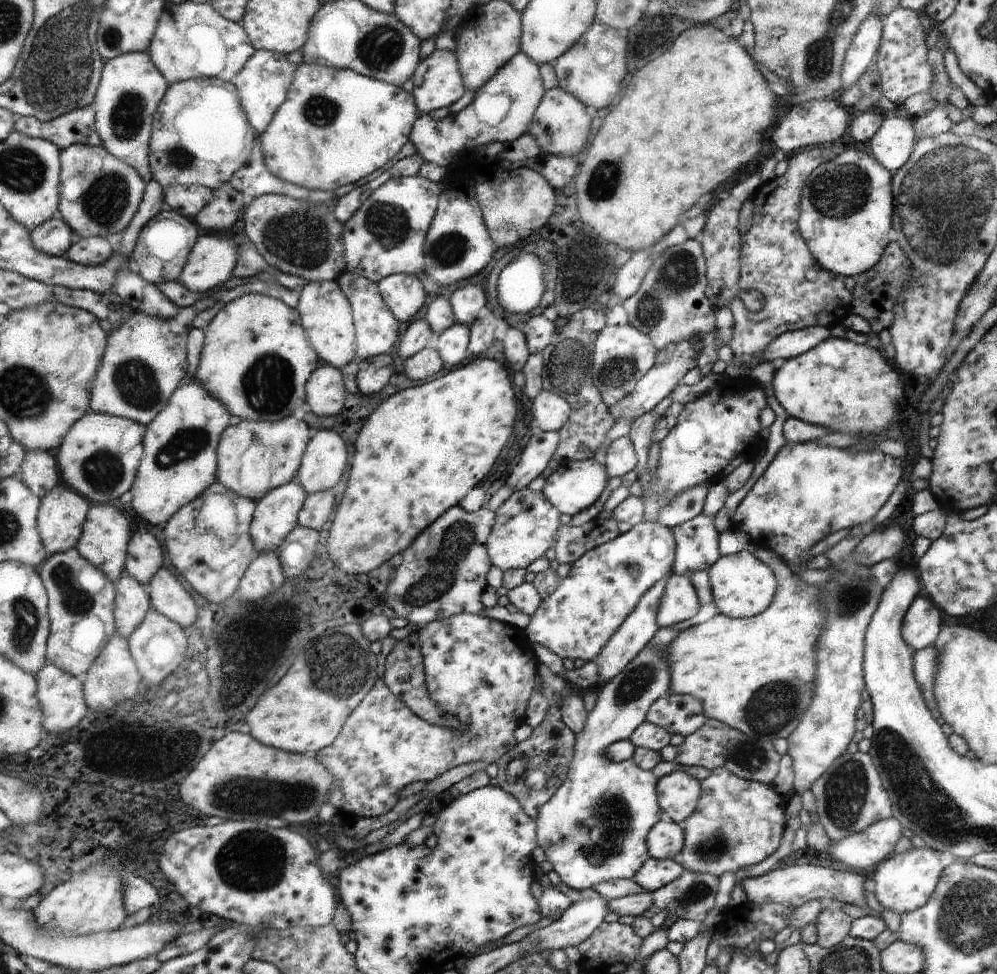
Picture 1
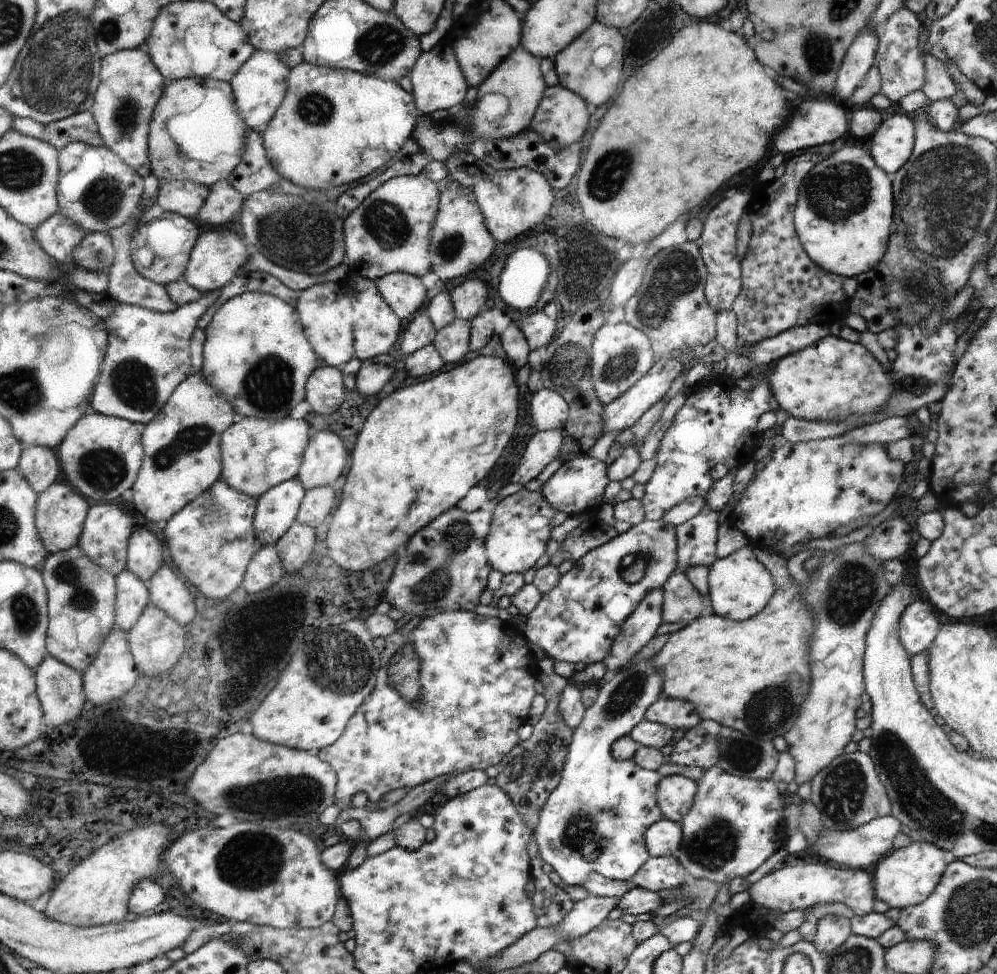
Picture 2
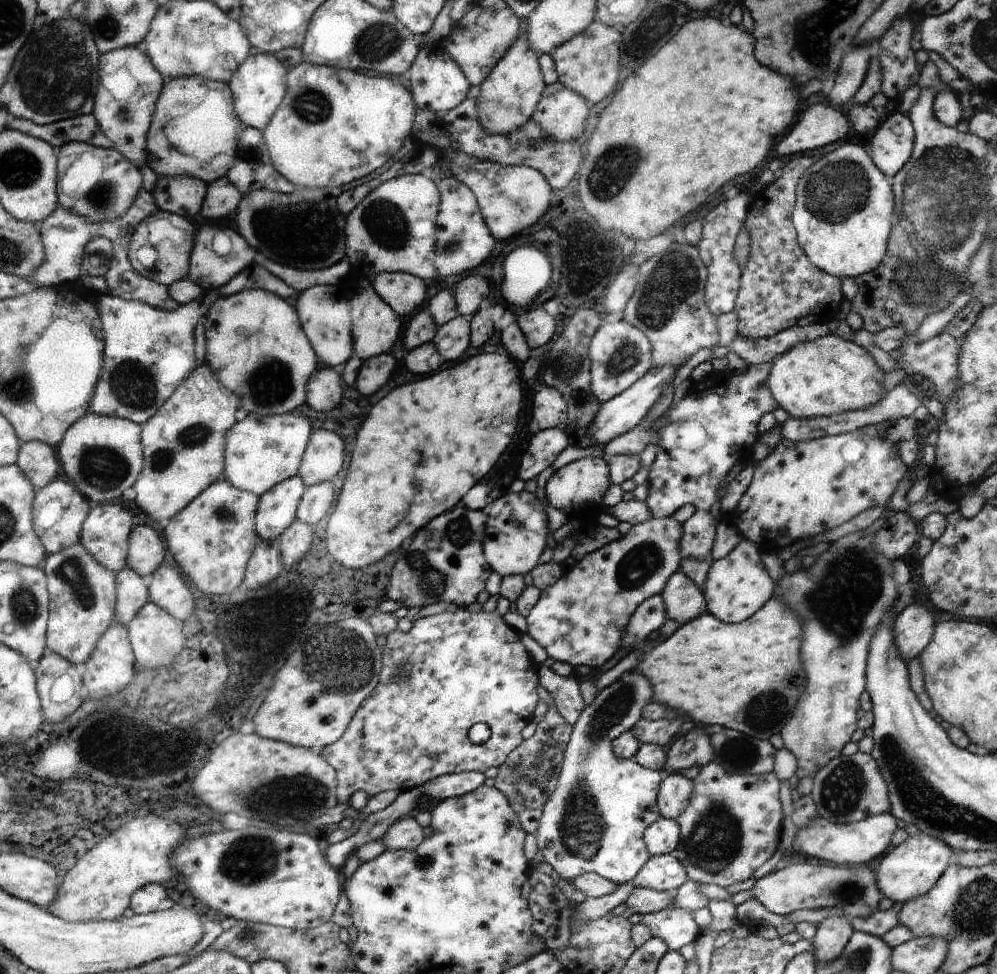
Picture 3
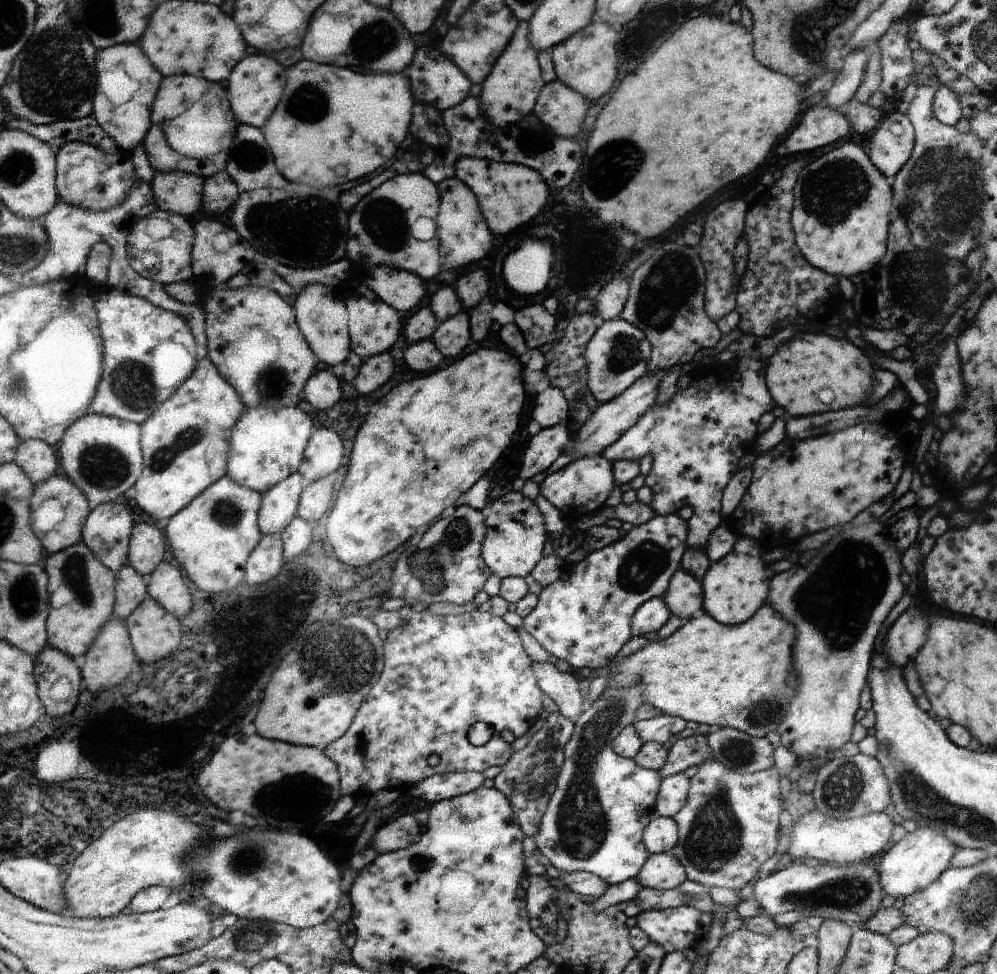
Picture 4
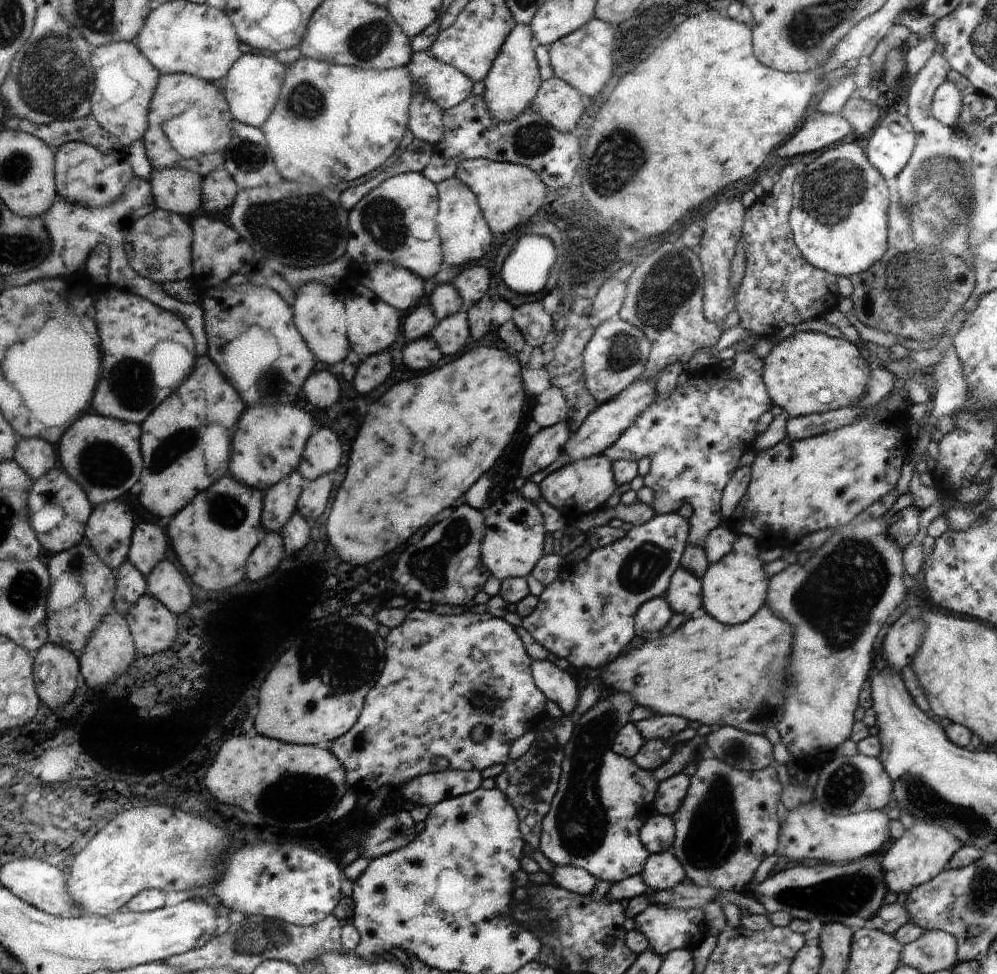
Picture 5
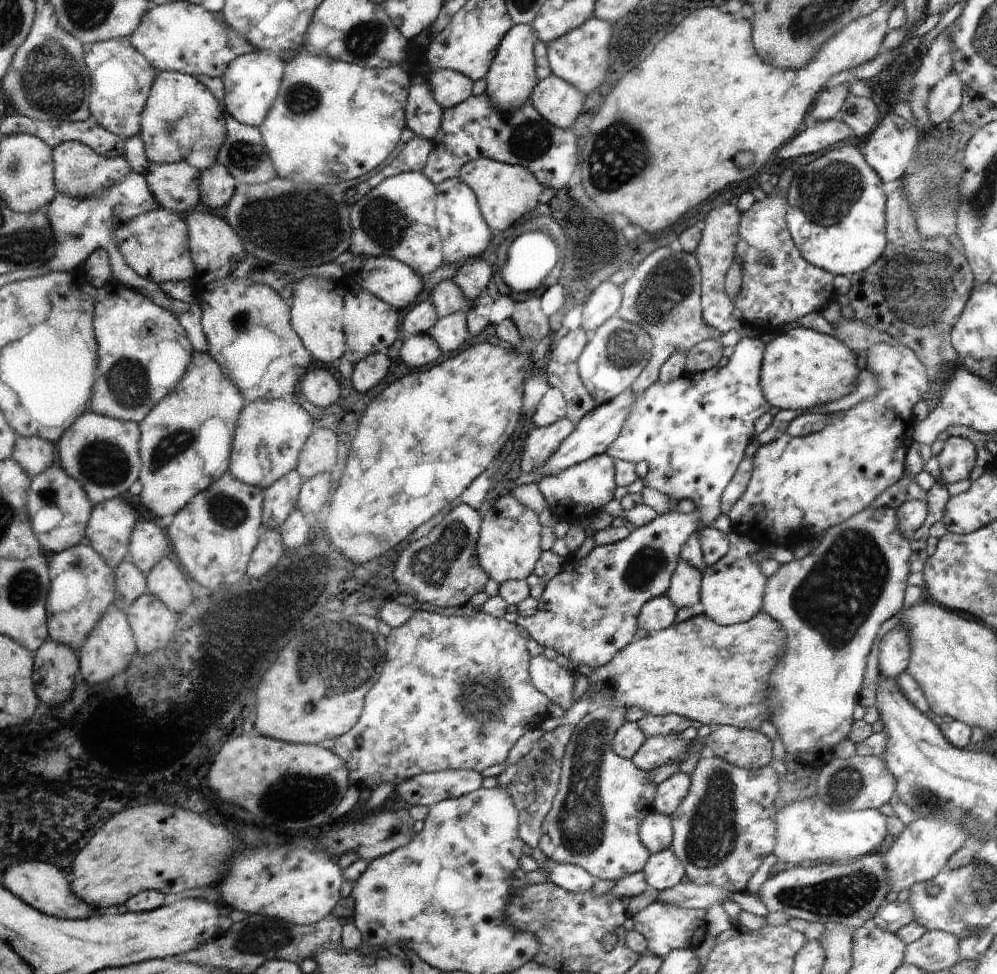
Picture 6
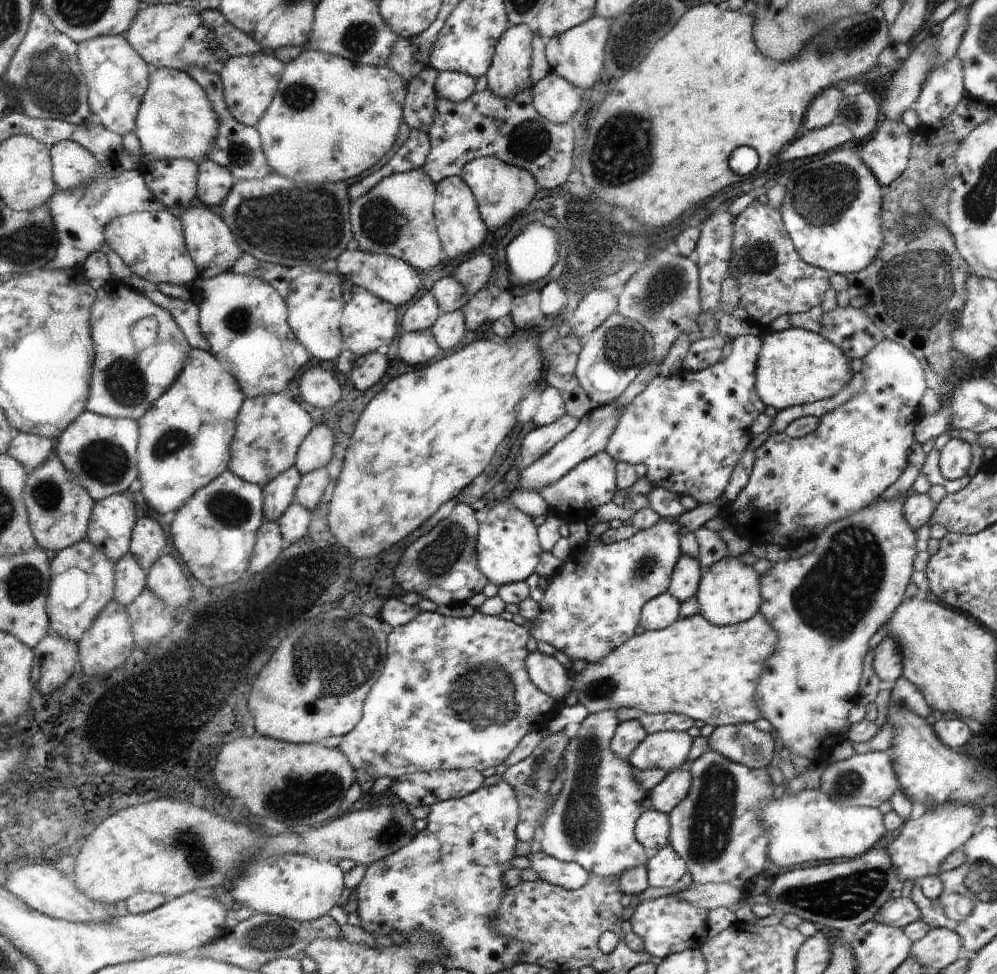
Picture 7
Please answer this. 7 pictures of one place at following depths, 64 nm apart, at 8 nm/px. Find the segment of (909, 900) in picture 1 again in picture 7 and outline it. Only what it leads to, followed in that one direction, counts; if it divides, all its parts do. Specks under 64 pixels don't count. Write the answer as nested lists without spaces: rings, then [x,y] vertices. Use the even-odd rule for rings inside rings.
[[[945,804],[939,806],[933,812],[925,812],[919,816],[919,820],[907,820],[903,822],[897,838],[889,844],[887,854],[893,862],[893,868],[897,872],[899,882],[895,884],[895,890],[901,890],[905,882],[919,882],[919,878],[937,874],[945,858],[965,846],[965,842],[981,828],[981,810],[977,806],[965,806],[965,804]]]

